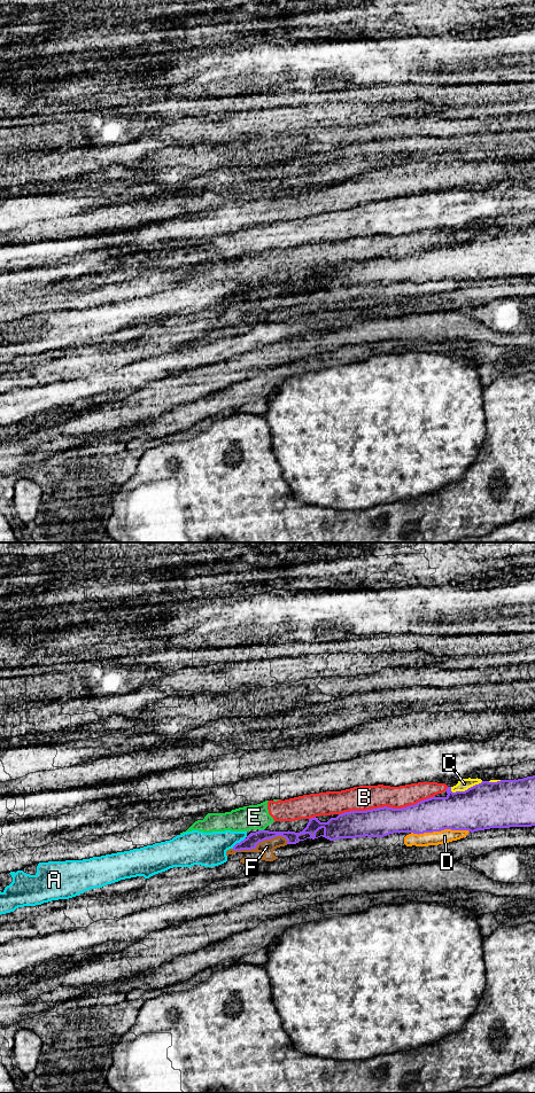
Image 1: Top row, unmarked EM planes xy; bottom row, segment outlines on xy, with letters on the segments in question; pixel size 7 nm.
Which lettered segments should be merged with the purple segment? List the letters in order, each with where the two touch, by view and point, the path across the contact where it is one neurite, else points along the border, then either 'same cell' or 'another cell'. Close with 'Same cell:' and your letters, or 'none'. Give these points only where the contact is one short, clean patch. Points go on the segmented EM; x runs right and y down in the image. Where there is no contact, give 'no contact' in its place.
A: meets purple in xy at (240, 842); border along xy (247, 836), (232, 848); another cell
B: meets purple in xy at (386, 806); another cell
C: meets purple in xy at (467, 789); another cell
D: meets purple in xy at (440, 830); another cell
E: meets purple in xy at (261, 830); another cell
F: meets purple in xy at (260, 841); same cell
Same cell: F

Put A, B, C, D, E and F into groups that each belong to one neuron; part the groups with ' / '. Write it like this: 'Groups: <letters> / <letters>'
Groups: A / B C E / D / F

